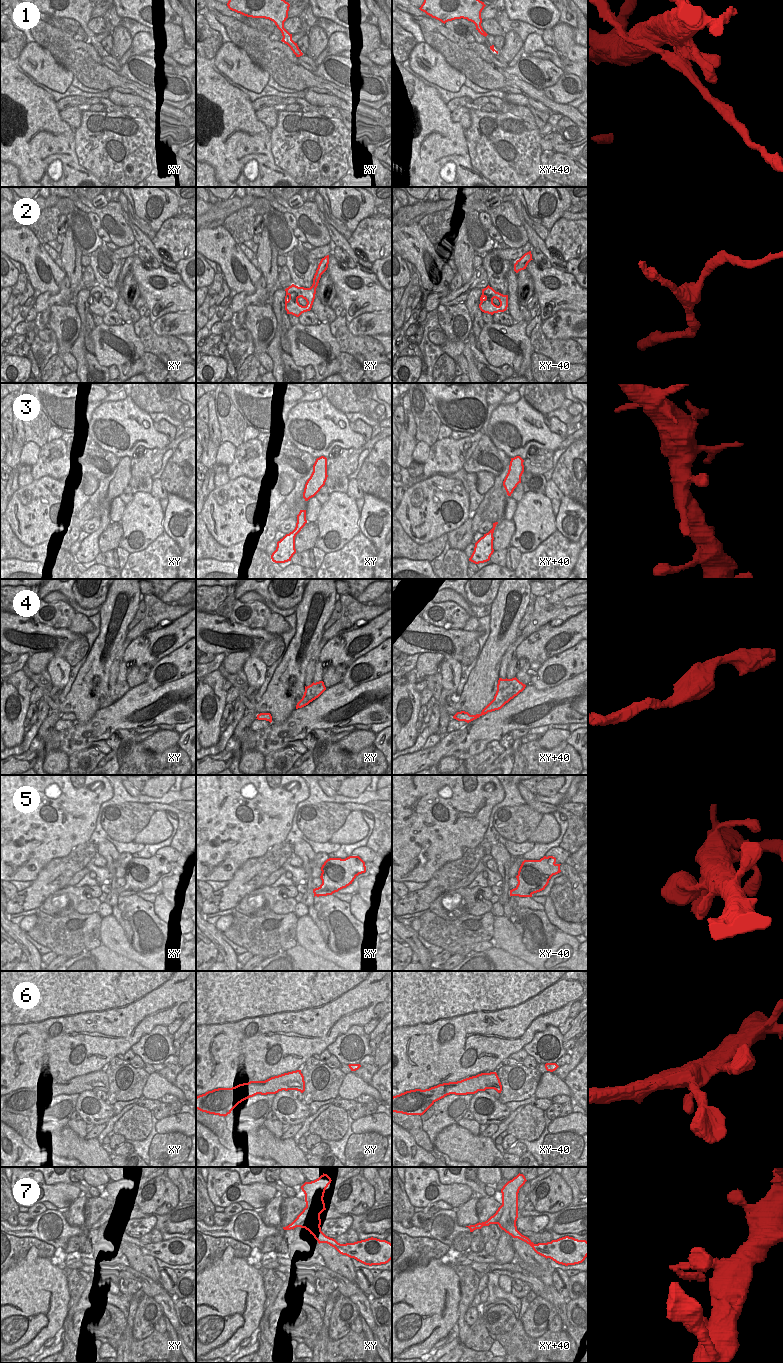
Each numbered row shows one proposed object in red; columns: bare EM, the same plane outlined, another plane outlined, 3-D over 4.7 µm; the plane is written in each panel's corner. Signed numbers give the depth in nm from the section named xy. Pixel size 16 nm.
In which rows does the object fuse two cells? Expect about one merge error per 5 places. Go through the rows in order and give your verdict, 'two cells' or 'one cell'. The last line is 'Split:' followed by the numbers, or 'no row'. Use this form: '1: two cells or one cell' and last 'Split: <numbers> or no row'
1: two cells
2: one cell
3: one cell
4: one cell
5: one cell
6: one cell
7: one cell
Split: 1

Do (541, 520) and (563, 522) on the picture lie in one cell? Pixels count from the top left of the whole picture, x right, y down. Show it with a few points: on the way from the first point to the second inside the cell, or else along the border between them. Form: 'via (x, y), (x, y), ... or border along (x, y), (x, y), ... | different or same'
border along (554, 519), (557, 529) | different

